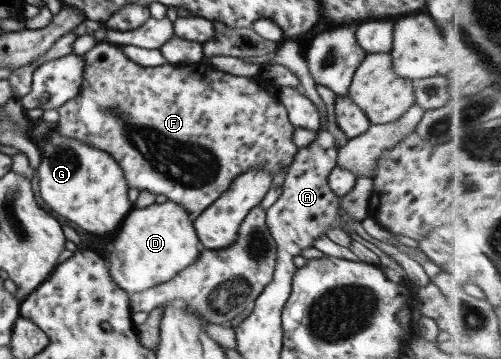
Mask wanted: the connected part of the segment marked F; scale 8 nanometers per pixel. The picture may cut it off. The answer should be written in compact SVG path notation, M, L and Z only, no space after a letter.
M106 41L96 43L90 52L82 54L84 67L82 72L82 85L79 87L77 97L70 99L65 104L59 106L57 110L58 119L56 130L61 136L70 140L78 140L91 145L96 149L110 154L114 161L123 171L124 179L128 187L134 187L139 192L153 193L154 195L164 195L167 200L184 207L185 212L196 217L202 213L226 188L230 182L237 178L241 173L248 172L252 168L266 168L272 177L280 167L285 167L292 161L297 147L293 144L293 125L287 118L286 108L281 104L276 96L277 87L270 84L258 84L254 78L235 76L226 73L208 63L194 63L190 67L172 67L172 65L160 65L160 67L140 67L137 63L126 58L118 45L109 44Z

